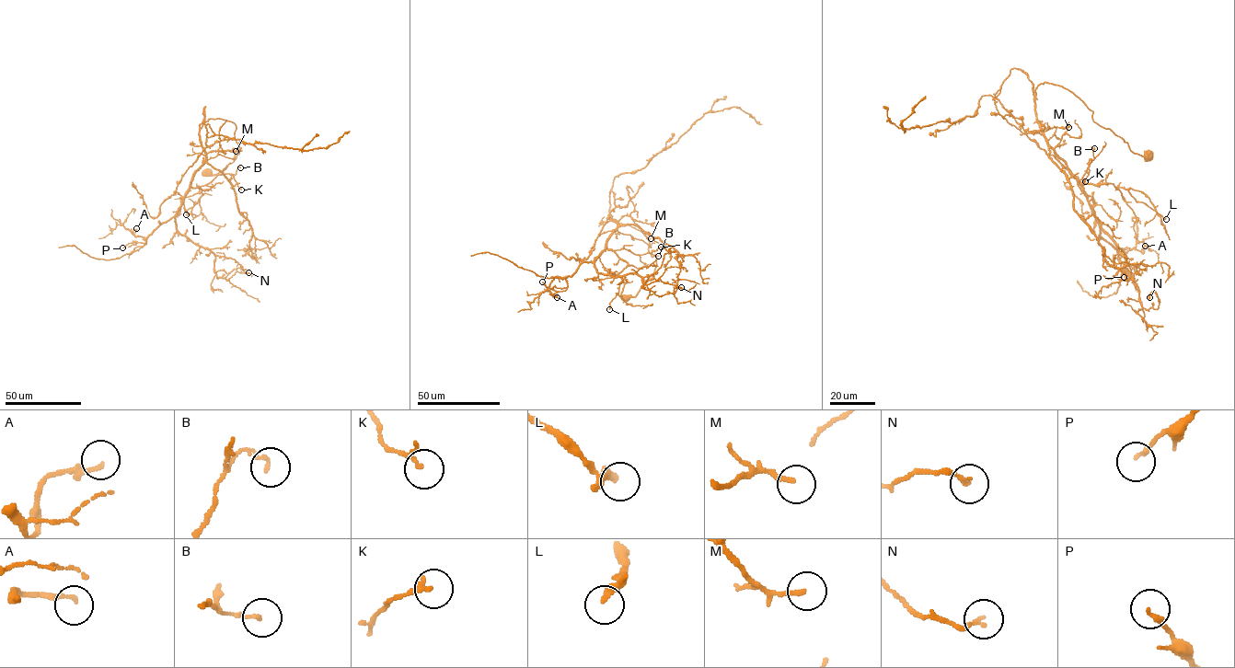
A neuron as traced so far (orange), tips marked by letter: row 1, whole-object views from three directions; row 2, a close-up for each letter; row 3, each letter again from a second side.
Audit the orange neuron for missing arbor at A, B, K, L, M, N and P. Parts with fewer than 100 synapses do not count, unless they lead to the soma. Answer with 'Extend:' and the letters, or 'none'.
Extend: none

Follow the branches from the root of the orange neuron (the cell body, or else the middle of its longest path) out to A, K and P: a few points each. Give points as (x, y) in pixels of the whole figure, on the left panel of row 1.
A: (205, 172), (238, 154), (233, 122), (203, 123), (204, 161), (177, 213), (145, 237), (136, 228)
K: (205, 172), (223, 170), (238, 154), (233, 122), (202, 124), (204, 161), (191, 186), (229, 173), (241, 190)
P: (205, 172), (223, 170), (238, 154), (233, 122), (203, 123), (204, 161), (177, 213), (145, 244), (122, 247)

